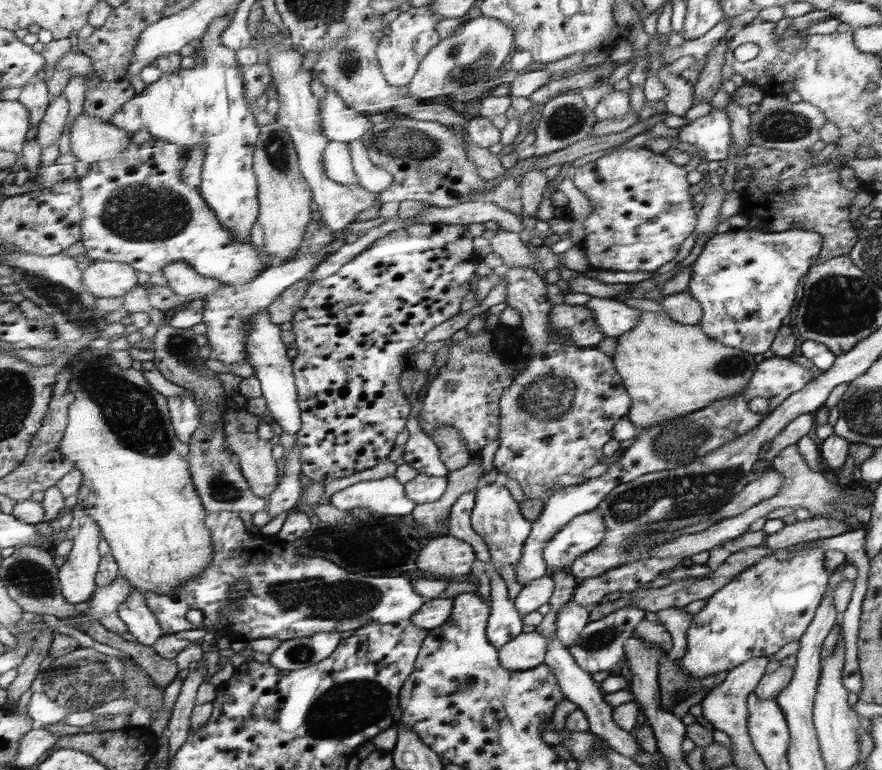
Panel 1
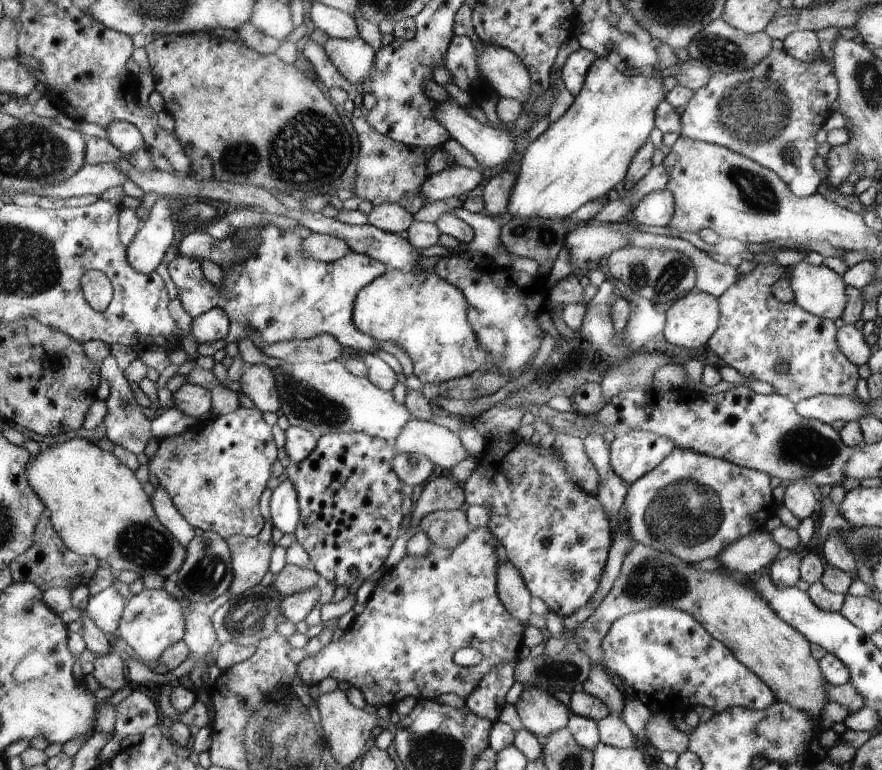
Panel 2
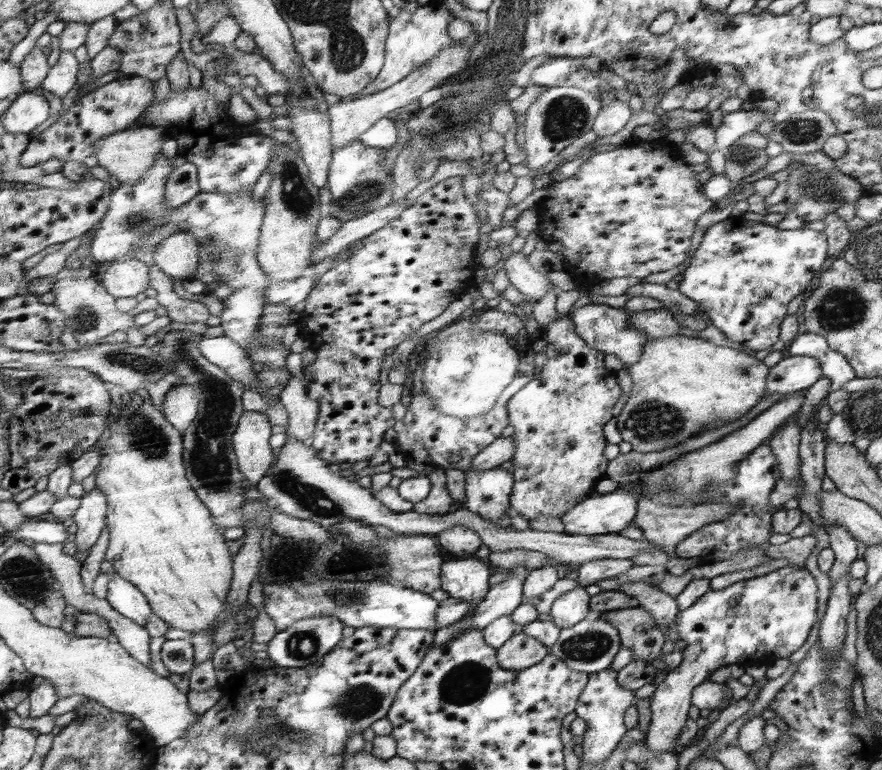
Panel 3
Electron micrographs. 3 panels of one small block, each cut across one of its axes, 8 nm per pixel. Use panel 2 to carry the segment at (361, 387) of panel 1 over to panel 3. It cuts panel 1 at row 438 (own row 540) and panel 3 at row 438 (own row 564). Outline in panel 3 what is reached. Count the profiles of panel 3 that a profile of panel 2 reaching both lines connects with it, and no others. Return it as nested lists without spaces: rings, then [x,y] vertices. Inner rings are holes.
[[[452,176],[452,178],[447,178],[422,193],[414,206],[409,206],[400,217],[366,237],[364,244],[356,250],[356,254],[352,254],[352,257],[342,262],[342,264],[333,264],[332,269],[322,276],[306,299],[306,305],[297,321],[297,327],[299,328],[300,337],[312,343],[310,349],[317,355],[314,362],[304,368],[304,377],[306,378],[304,384],[307,395],[319,402],[319,413],[311,445],[318,450],[317,455],[327,460],[328,464],[332,460],[338,461],[339,464],[355,463],[360,462],[360,460],[370,460],[372,462],[372,454],[378,452],[378,444],[384,440],[382,434],[388,428],[395,426],[394,420],[392,420],[394,414],[392,414],[390,407],[382,408],[378,404],[378,388],[381,386],[380,380],[378,380],[380,378],[379,368],[382,360],[386,358],[386,350],[388,348],[395,350],[402,342],[408,340],[410,334],[416,332],[422,324],[426,324],[426,322],[434,320],[436,316],[442,315],[451,303],[454,303],[456,299],[462,296],[462,292],[444,292],[444,290],[460,290],[462,284],[472,278],[472,272],[474,272],[472,270],[474,268],[472,258],[474,258],[474,248],[476,248],[476,242],[478,242],[478,218],[476,218],[476,212],[474,212],[472,204],[468,202],[464,190],[462,190],[462,179],[461,176]]]

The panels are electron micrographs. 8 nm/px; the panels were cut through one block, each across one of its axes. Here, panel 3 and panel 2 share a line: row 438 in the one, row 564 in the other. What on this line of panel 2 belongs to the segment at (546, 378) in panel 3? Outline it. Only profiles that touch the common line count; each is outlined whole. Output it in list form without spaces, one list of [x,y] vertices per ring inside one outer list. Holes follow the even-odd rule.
[[[515,432],[514,435],[511,436],[500,434],[500,438],[488,439],[488,442],[490,442],[489,452],[486,452],[486,454],[478,460],[479,464],[477,470],[465,483],[462,483],[463,489],[465,490],[466,505],[481,504],[487,509],[490,509],[491,517],[487,528],[491,530],[492,534],[494,534],[497,540],[505,547],[510,562],[519,570],[530,594],[541,598],[546,603],[546,606],[548,606],[550,612],[556,613],[562,618],[569,617],[583,606],[586,606],[588,601],[594,596],[596,590],[598,590],[599,582],[604,572],[608,553],[613,541],[611,539],[612,524],[610,522],[610,517],[607,516],[607,510],[603,508],[602,501],[600,501],[598,497],[584,491],[584,488],[578,484],[578,481],[573,481],[571,479],[570,472],[566,470],[567,462],[555,452],[553,446],[547,454],[542,454],[540,444],[537,446],[530,444],[530,440],[523,439],[518,432]]]

